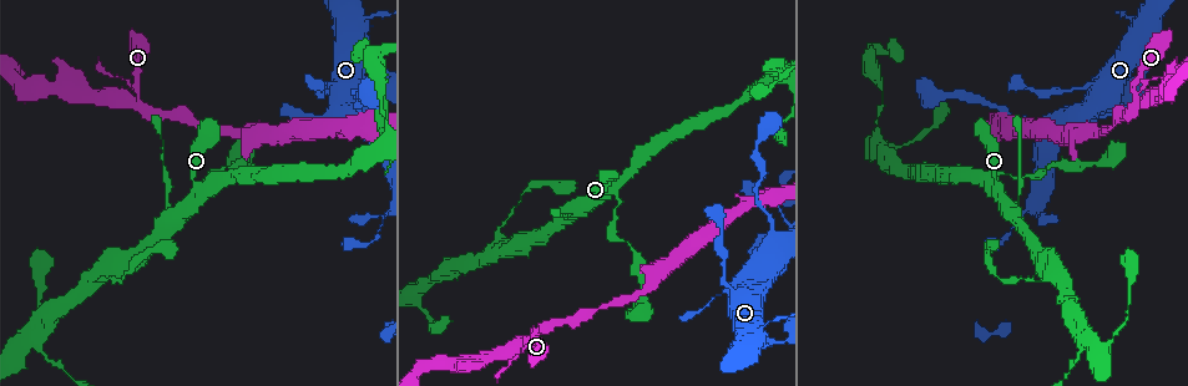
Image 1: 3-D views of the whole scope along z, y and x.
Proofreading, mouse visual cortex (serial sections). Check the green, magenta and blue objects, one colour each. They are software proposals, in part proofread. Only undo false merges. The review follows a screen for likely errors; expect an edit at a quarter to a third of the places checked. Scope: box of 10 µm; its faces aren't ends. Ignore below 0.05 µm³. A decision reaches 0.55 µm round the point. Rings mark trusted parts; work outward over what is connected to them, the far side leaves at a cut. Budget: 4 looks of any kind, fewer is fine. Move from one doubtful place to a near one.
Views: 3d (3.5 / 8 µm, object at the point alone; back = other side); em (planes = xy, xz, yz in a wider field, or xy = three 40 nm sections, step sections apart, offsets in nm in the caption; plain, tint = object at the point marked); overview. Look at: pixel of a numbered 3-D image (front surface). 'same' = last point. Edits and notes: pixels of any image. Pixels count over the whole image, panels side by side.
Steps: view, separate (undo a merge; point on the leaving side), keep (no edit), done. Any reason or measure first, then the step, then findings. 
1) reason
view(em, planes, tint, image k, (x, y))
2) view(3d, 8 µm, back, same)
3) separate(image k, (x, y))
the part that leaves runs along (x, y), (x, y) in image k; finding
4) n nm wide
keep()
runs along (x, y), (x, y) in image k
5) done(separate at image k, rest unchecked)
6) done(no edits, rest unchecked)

arms part here
view(3d, 3.5 µm, image 1, (1136, 105))

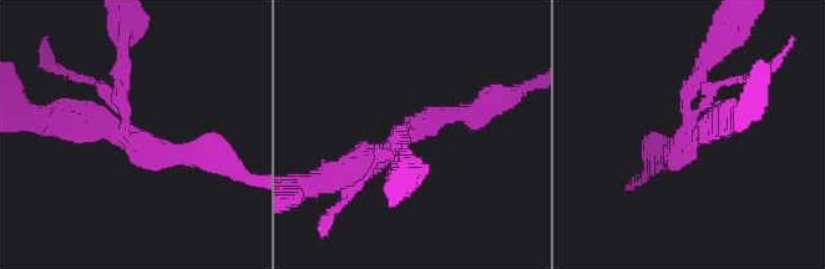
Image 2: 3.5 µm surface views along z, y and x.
view(em, xy, step 3, tint, image 2, (124, 134))

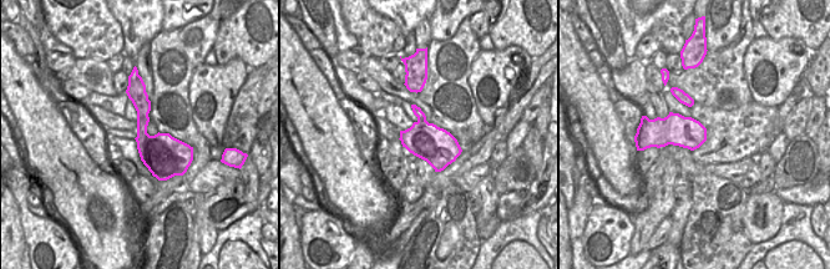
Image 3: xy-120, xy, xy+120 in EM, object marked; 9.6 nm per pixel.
keep()
runs along (121, 56), (125, 132), (197, 156) in image 2; all the same cell

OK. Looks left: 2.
three-way junction
view(3d, 3.5 µm, image 1, (1054, 272))

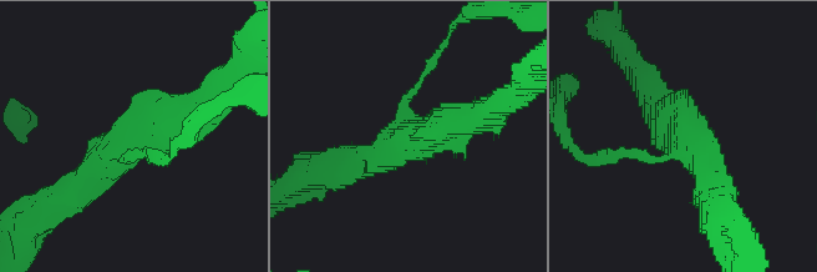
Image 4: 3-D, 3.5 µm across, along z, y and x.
view(em, xy, step 3, tint, image 4, (126, 137))

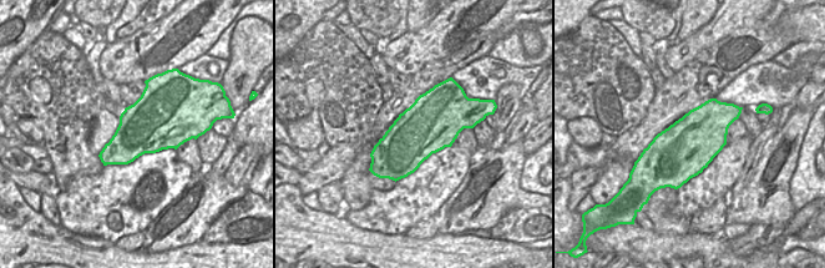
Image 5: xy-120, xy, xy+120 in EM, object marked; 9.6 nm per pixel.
3 arms; arms of 150, 350, 450 nm
keep()
runs along (201, 114), (147, 121), (66, 199) in image 4; all the same cell

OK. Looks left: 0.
done(no edits, rest unchecked)

